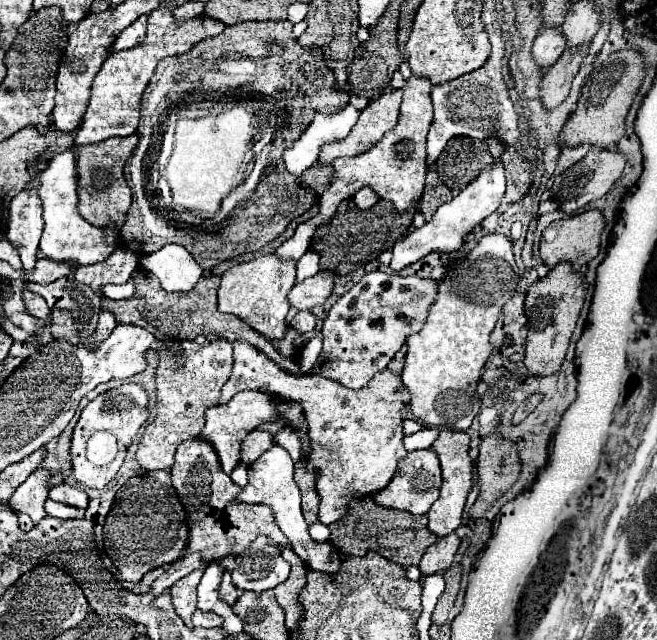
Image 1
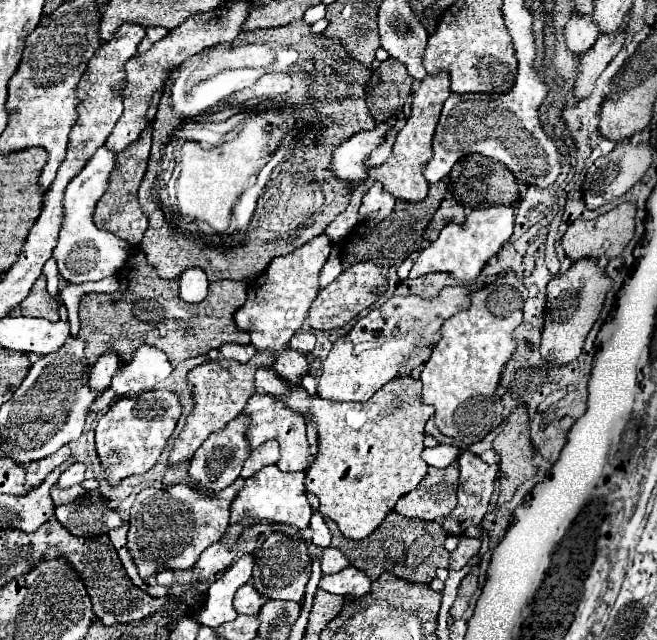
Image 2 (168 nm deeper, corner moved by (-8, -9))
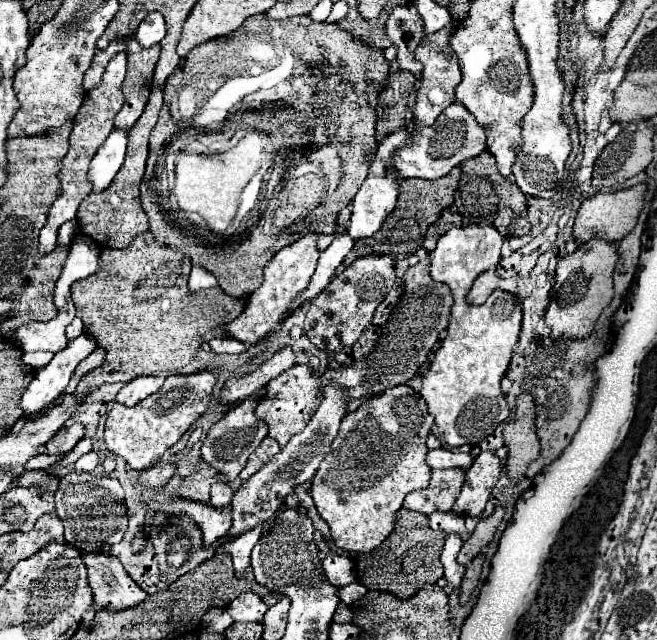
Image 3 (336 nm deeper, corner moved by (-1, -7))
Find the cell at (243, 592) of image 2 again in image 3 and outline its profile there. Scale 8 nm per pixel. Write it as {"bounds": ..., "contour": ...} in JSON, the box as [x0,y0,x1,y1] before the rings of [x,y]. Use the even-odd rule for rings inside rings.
{"bounds":[227,592,267,622],"contour":[[[245,592],[243,596],[239,596],[239,600],[231,602],[231,608],[227,608],[235,622],[263,622],[267,610],[267,604],[253,592]]]}

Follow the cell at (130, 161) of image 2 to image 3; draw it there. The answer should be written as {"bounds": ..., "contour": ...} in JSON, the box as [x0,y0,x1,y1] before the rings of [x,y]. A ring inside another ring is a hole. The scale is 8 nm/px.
{"bounds":[77,86,163,248],"contour":[[[153,86],[149,102],[145,106],[145,112],[135,122],[135,126],[129,132],[129,146],[127,146],[127,158],[123,168],[113,178],[111,186],[103,192],[91,192],[79,206],[77,220],[79,220],[79,232],[85,236],[91,236],[95,244],[109,246],[109,248],[127,248],[131,240],[143,232],[149,230],[149,218],[141,208],[139,200],[139,184],[143,180],[145,162],[147,162],[147,150],[149,150],[149,132],[153,130],[159,110],[163,106],[163,86]]]}

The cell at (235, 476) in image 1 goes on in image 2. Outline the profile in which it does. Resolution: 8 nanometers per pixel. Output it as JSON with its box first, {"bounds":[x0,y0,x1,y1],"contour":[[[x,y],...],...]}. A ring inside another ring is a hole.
{"bounds":[128,478,244,580],"contour":[[[238,478],[232,486],[220,494],[202,496],[198,490],[186,484],[174,484],[168,488],[148,486],[136,494],[130,508],[130,530],[128,530],[128,550],[138,568],[138,574],[146,580],[162,570],[188,570],[194,566],[198,554],[210,544],[218,542],[226,532],[230,520],[230,504],[242,490],[244,478]]]}

